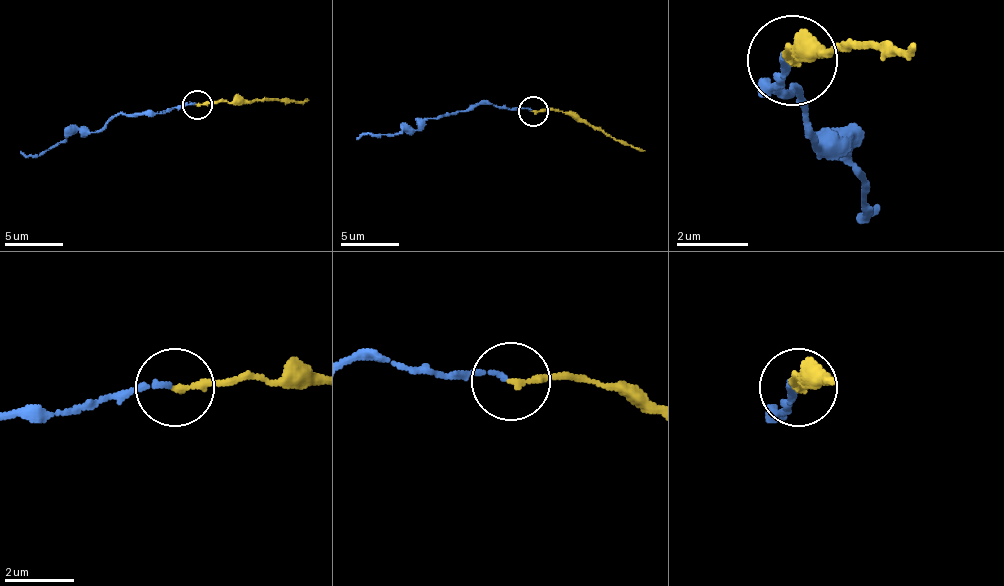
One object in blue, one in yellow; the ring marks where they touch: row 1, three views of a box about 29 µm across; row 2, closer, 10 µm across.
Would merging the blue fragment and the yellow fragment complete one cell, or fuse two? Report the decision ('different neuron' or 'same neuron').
different neuron

